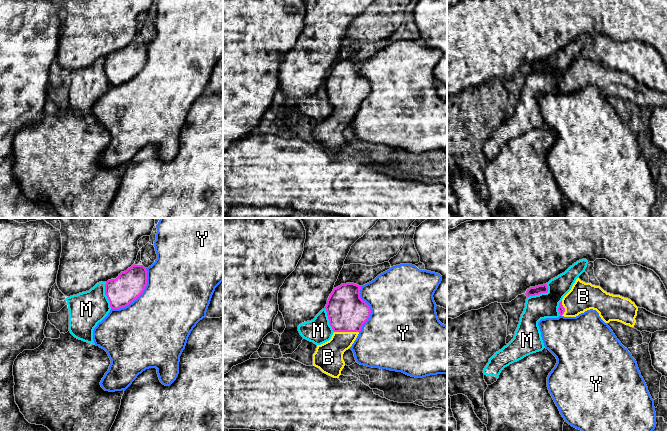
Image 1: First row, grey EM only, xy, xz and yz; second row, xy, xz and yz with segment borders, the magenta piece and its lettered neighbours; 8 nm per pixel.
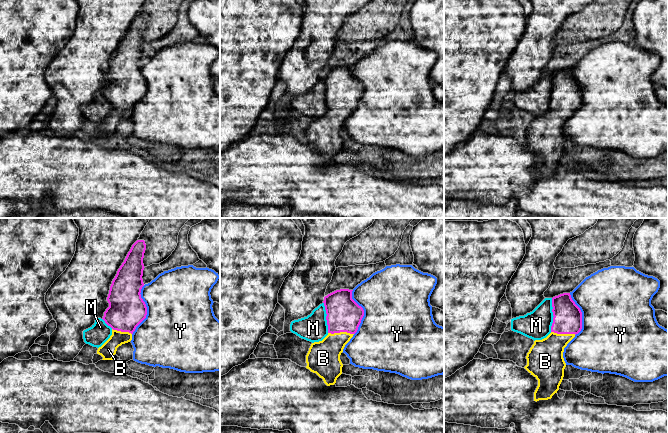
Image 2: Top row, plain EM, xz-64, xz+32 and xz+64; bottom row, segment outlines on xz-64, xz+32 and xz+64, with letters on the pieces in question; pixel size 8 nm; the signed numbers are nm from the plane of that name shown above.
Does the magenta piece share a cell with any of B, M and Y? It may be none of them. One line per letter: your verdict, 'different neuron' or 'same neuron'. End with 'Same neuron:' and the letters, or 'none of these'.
B: same neuron
M: different neuron
Y: different neuron
Same neuron: B

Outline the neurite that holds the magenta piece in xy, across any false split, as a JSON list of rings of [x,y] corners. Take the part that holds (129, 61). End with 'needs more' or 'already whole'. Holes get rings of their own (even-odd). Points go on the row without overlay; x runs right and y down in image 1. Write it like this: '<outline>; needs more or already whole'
[[[132,41],[121,48],[116,55],[108,56],[105,60],[111,85],[120,85],[136,76],[147,61],[147,46],[143,41]]]; already whole

